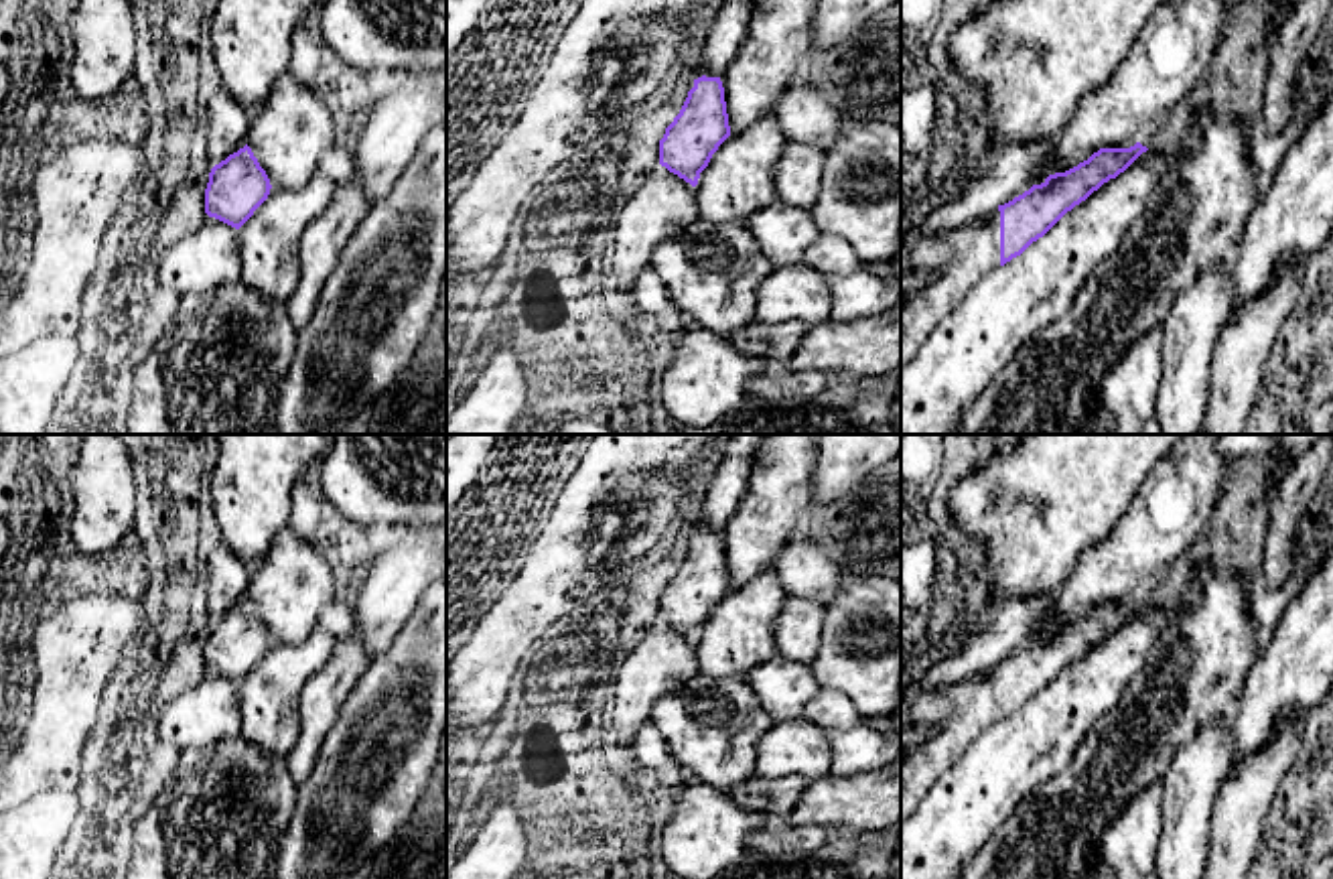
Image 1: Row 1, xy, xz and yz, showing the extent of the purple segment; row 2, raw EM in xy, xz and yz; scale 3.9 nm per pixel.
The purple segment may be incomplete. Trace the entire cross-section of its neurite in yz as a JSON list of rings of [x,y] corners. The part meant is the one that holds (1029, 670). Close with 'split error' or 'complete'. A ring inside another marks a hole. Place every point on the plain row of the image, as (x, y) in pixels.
[[[1140,597],[1130,603],[1100,603],[1088,615],[1049,629],[1012,656],[992,660],[970,680],[915,694],[901,721],[927,725],[935,735],[901,753],[901,822],[982,733],[1021,711],[1067,666],[1124,627],[1146,605]]]; split error

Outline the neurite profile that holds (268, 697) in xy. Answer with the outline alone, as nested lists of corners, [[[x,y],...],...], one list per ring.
[[[323,627],[300,644],[272,641],[268,654],[237,684],[241,735],[268,755],[286,757],[300,733],[300,694],[323,668],[335,637]]]

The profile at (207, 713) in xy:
[[[205,672],[203,680],[174,694],[160,711],[158,737],[179,753],[213,747],[241,733],[237,684]]]

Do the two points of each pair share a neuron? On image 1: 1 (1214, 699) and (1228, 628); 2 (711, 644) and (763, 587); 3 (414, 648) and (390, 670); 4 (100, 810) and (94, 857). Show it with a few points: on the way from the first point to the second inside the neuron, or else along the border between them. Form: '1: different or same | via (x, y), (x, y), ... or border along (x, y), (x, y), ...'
1: same | via (1210, 681), (1210, 652), (1214, 646)
2: same | via (725, 630), (753, 601)
3: same | via (408, 654), (396, 666)
4: same | via (96, 823), (96, 845)

